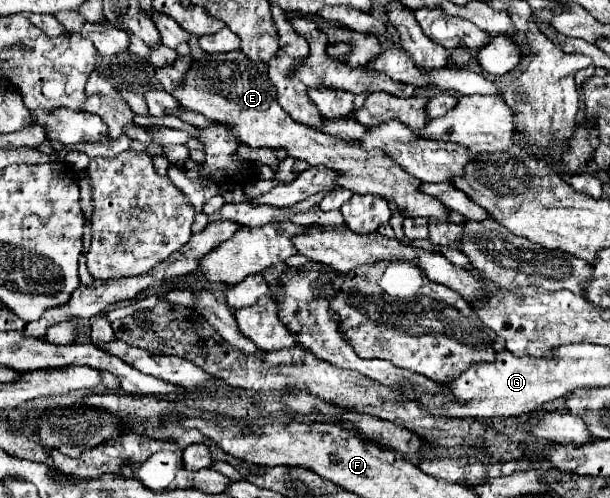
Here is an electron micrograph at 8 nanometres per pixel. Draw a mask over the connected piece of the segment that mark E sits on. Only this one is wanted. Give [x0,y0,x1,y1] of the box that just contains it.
[173,51,447,221]

